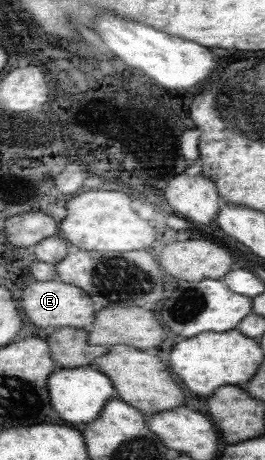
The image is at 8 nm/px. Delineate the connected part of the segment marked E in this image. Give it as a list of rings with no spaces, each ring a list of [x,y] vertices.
[[[56,280],[35,281],[19,291],[22,299],[23,311],[37,327],[77,327],[77,329],[93,329],[93,319],[97,305],[93,303],[91,295],[87,295],[83,288],[75,284],[63,283]]]

